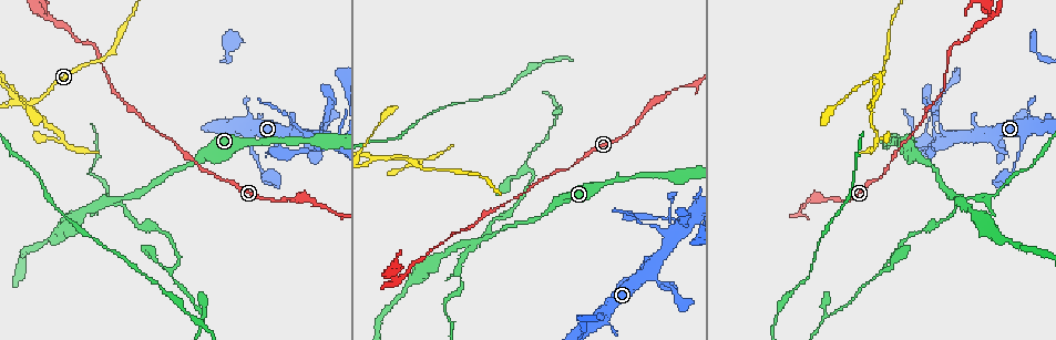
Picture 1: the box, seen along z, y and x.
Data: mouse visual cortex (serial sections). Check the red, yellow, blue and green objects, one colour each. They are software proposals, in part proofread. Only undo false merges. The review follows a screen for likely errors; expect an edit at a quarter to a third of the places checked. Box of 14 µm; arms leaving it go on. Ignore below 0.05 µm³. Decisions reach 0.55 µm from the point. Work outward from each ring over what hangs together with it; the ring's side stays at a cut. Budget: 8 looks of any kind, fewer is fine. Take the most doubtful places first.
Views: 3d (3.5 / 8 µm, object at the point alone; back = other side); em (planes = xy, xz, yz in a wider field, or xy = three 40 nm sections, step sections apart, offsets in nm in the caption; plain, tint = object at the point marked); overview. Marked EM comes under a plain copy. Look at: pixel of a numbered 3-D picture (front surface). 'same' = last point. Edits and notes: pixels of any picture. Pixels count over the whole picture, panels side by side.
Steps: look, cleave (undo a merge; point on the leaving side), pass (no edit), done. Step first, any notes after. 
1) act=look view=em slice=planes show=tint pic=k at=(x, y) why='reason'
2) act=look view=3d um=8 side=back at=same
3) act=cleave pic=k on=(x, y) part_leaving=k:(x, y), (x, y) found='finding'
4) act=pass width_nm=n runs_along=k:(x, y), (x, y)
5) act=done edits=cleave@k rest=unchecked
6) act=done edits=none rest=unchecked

act=look view=3d um=3.5 pic=1 at=(468, 245) why='four arms meet'

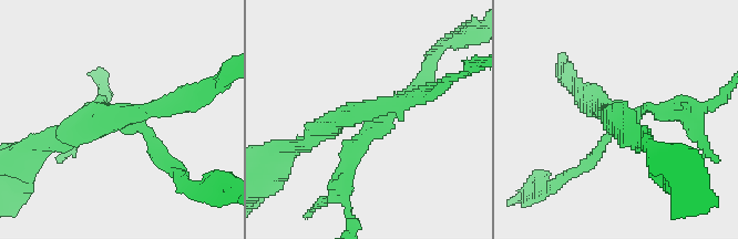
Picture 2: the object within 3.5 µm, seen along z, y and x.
act=look view=em slice=xy step=1 show=tint pic=2 at=(615, 121) arms=4 arm_widths_nm=150,200,200,300

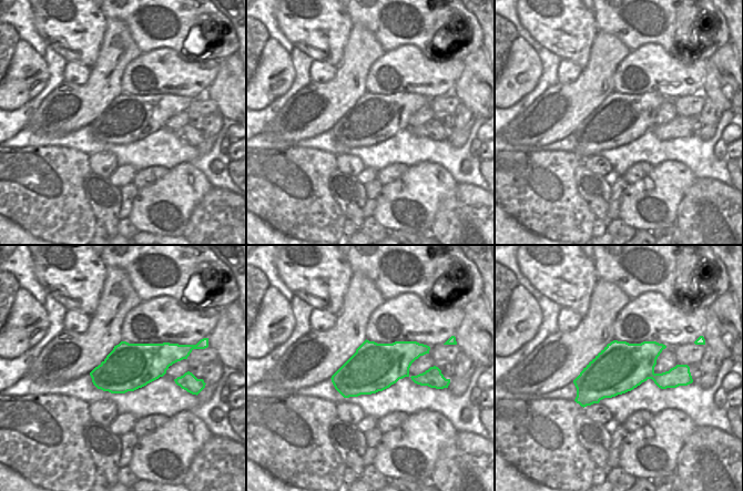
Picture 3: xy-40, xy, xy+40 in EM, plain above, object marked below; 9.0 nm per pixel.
act=look view=em slice=xy step=5 show=tint at=same why='another direction'

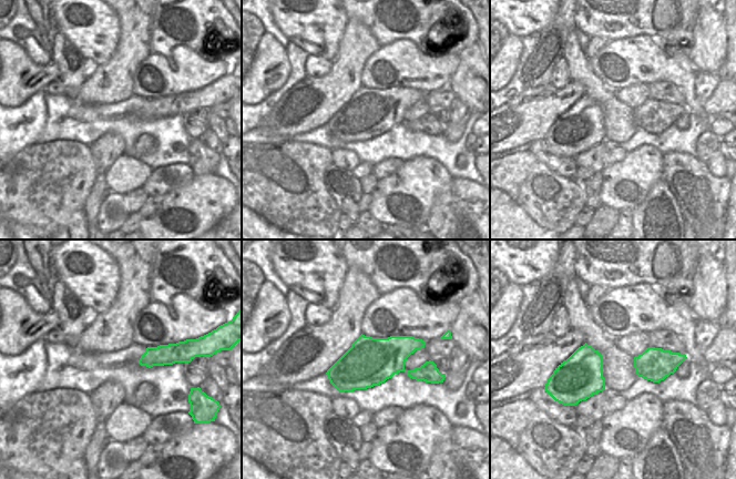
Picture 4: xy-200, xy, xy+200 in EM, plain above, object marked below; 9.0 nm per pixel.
act=cleave pic=2 on=(349, 189) part_leaving=2:(127, 127), (142, 127), (186, 182) found='a second cell is stuck on'

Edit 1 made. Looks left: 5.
act=look view=overview

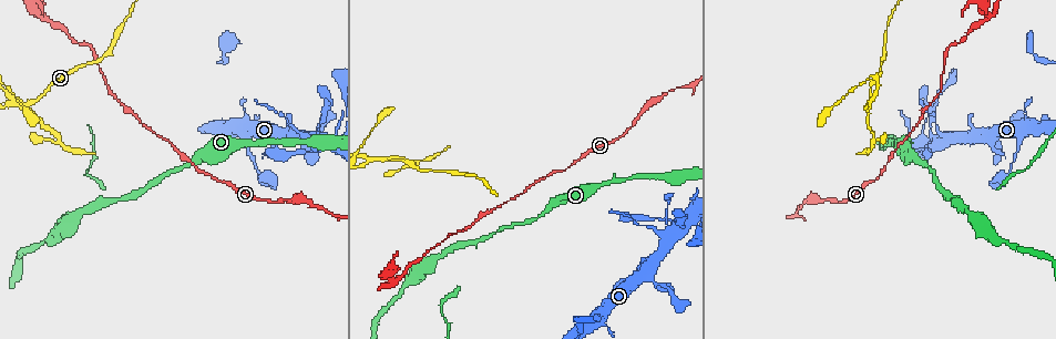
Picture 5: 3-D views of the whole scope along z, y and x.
act=look view=3d um=3.5 side=back pic=5 at=(399, 279) why='three-way junction'

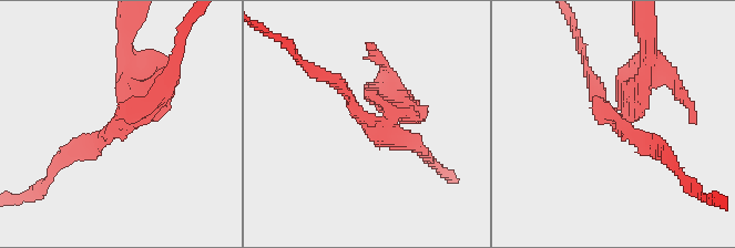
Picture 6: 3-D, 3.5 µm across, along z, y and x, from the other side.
act=look view=em slice=xy step=1 show=tint pic=6 at=(119, 125) why='now the EM'

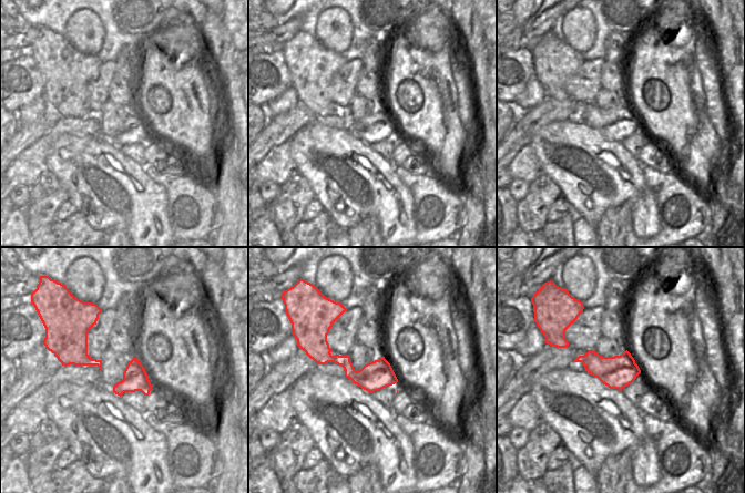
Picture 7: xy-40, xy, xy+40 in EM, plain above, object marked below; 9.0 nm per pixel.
act=cleave pic=6 on=(643, 91) arms=3 arm_widths_nm=200,250,300 part_leaving=6:(626, 113), (646, 79), (672, 82), (690, 106) found='two cells meet here'

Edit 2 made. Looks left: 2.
act=done edits=cleave@2,cleave@6 rest=unchecked

